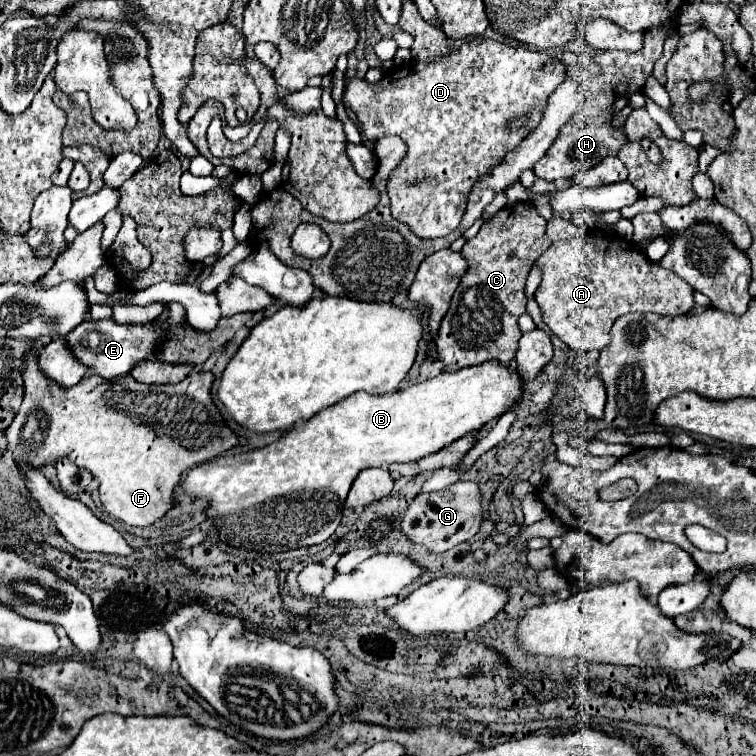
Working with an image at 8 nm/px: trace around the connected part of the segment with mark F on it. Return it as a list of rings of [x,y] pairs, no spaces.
[[[30,350],[24,356],[24,402],[6,430],[8,450],[12,450],[16,462],[26,460],[36,468],[68,456],[74,464],[100,478],[100,500],[108,514],[128,526],[150,526],[174,508],[174,488],[180,484],[186,470],[192,470],[194,466],[204,464],[226,450],[246,444],[246,440],[228,428],[226,420],[214,406],[210,394],[212,382],[212,372],[192,372],[178,384],[162,386],[140,384],[132,376],[106,380],[94,372],[88,372],[76,386],[58,388],[54,380],[42,376],[38,368],[38,352]]]

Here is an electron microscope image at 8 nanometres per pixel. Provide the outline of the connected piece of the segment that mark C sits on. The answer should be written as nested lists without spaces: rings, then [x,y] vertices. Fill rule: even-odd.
[[[530,202],[504,206],[484,222],[472,240],[464,244],[462,256],[468,260],[470,268],[456,288],[450,310],[446,312],[436,336],[438,358],[448,372],[488,360],[508,364],[514,358],[522,336],[518,318],[526,312],[524,284],[530,268],[550,244],[552,240],[546,236],[546,220]]]

